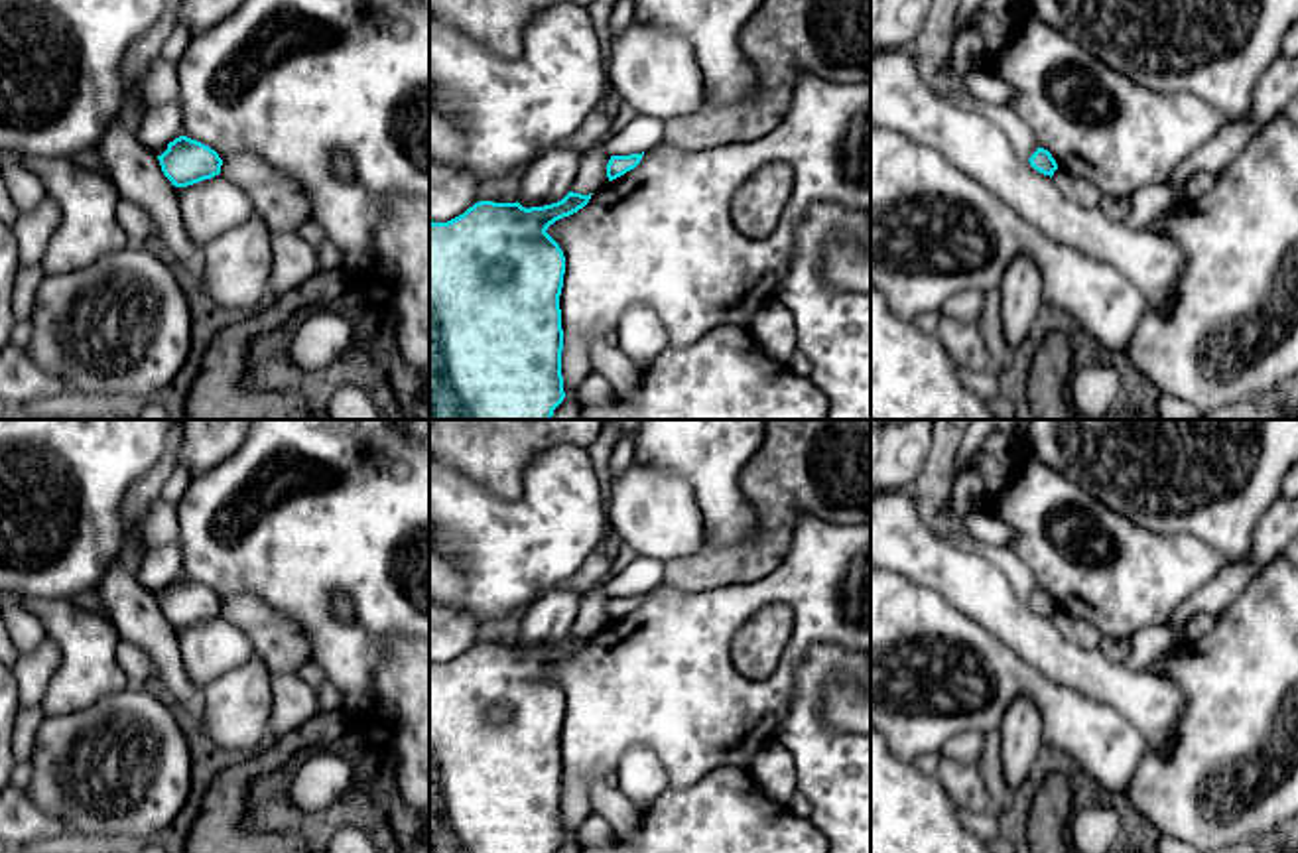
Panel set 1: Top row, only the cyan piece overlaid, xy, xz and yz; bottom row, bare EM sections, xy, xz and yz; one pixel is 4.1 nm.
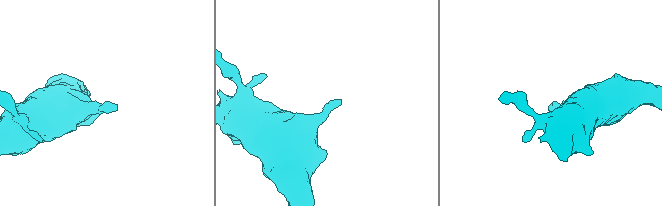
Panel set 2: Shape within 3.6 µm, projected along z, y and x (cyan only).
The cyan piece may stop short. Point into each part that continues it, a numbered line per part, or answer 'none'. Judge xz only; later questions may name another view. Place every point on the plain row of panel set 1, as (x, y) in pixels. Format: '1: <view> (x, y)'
none

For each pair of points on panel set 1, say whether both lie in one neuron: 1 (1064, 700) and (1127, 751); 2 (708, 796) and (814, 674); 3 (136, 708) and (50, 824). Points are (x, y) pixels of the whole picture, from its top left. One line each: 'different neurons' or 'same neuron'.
1: same neuron
2: different neurons
3: different neurons

